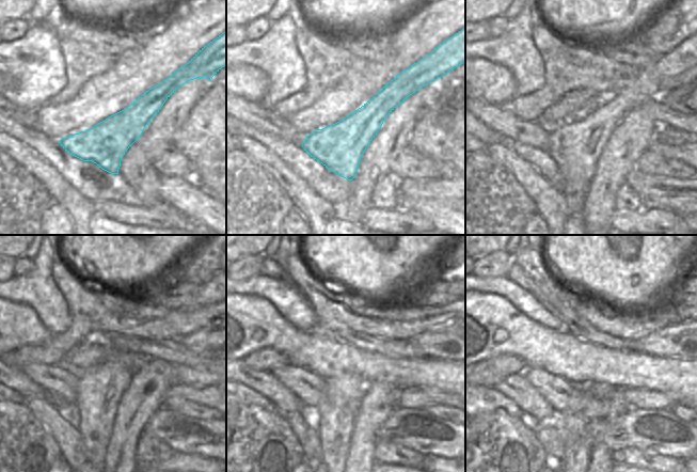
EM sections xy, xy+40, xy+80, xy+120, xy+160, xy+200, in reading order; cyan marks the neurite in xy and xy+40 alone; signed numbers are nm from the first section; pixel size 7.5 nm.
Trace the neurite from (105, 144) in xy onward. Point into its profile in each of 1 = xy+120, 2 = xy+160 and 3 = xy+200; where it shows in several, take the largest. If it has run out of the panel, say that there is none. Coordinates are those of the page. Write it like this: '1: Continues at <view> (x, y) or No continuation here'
1: Continues at xy+120 (100, 387)
2: Continues at xy+160 (337, 409)
3: Continues at xy+200 (573, 431)

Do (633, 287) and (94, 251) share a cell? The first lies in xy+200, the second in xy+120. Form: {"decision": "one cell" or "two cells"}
{"decision": "one cell"}

